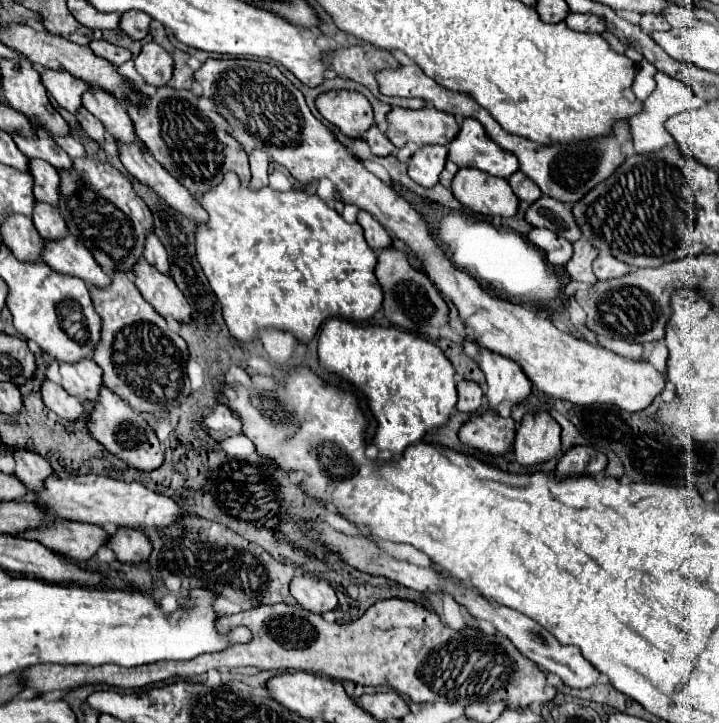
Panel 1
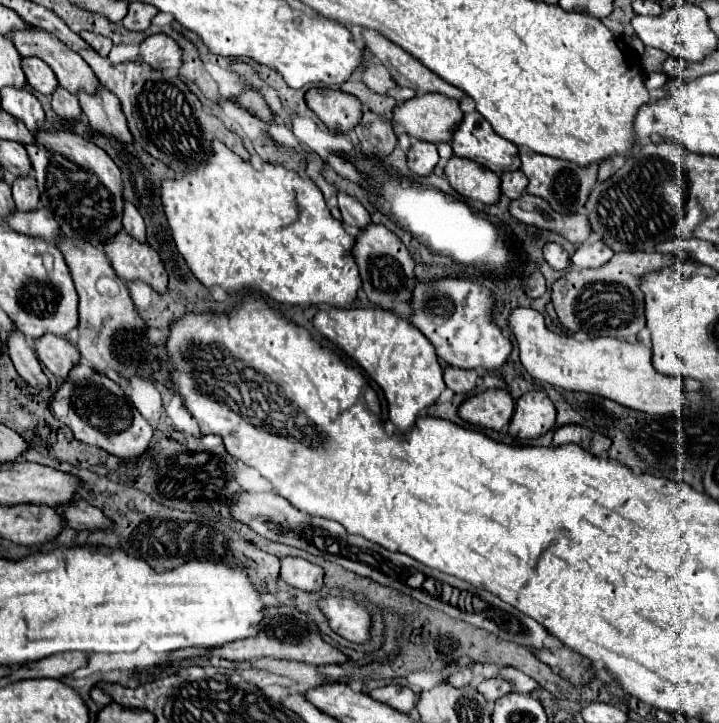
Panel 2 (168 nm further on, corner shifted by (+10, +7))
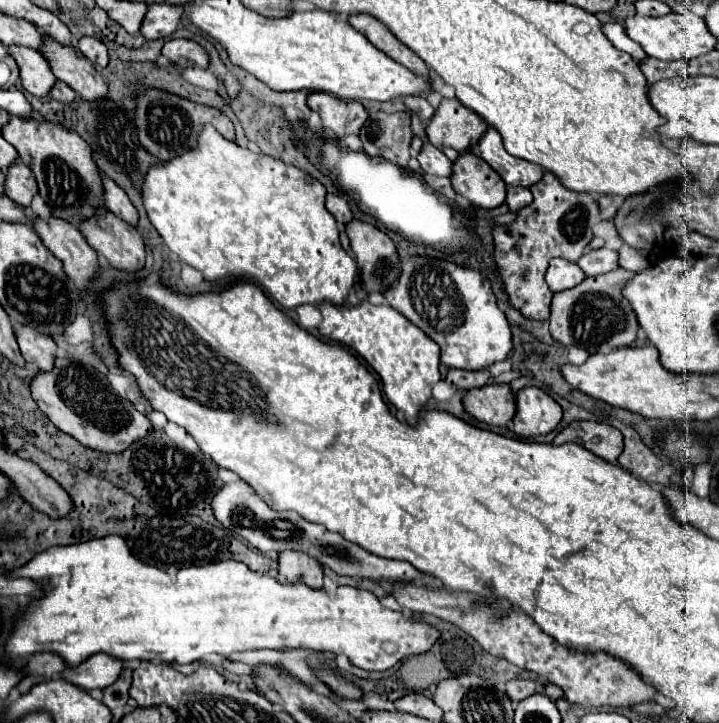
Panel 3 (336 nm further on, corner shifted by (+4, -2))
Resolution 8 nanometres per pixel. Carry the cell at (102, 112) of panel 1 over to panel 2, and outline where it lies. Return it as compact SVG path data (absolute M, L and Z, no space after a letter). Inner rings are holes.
M30 26L26 30L14 30L10 34L10 40L18 48L20 56L38 56L38 58L42 58L52 68L52 72L56 74L62 88L76 94L78 90L94 90L94 86L98 86L98 78L94 76L90 66L74 50L70 50L64 42L60 42L56 36L48 34L46 30L40 30L36 26Z

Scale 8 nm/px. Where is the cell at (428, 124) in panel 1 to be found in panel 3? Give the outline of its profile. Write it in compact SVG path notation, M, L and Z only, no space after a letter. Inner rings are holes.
M442 99L426 125L426 135L438 149L452 147L458 153L468 153L476 149L476 143L486 129L488 123L458 99Z

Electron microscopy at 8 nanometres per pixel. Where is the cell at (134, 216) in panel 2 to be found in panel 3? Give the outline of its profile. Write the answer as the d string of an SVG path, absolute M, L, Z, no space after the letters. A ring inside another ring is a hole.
M104 177L104 191L106 191L106 203L108 203L108 209L124 219L128 225L136 227L138 225L138 211L134 209L134 205L130 203L128 195L108 177Z

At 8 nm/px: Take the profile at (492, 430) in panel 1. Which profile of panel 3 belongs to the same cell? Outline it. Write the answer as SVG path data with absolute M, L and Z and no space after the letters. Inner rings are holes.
M484 385L468 391L462 403L470 417L496 427L506 427L516 413L516 397L508 385Z

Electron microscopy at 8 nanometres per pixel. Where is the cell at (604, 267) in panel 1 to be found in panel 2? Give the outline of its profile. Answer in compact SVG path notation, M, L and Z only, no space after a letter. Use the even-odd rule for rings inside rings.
M598 240L592 244L582 244L572 256L572 264L578 268L598 268L606 264L612 256L614 256L612 248L606 246L602 240Z

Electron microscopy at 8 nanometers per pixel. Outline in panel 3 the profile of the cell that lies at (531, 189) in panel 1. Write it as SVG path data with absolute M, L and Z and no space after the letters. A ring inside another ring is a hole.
M508 187L508 195L506 195L506 203L510 207L510 211L520 211L522 207L526 207L528 203L532 203L532 193L526 187Z

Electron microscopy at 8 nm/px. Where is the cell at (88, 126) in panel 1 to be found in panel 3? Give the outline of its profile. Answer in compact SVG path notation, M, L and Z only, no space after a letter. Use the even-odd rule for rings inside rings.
M56 81L56 85L52 87L52 97L64 105L70 105L74 101L74 91L64 81Z

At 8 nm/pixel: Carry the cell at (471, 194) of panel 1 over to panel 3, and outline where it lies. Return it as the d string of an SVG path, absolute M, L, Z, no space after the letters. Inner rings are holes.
M476 153L460 155L452 167L452 189L482 209L500 207L506 199L506 183Z

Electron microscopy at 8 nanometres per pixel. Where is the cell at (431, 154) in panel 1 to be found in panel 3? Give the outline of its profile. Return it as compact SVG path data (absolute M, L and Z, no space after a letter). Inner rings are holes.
M424 145L418 153L418 161L422 171L434 177L448 177L452 171L452 163L448 161L448 157L434 145Z

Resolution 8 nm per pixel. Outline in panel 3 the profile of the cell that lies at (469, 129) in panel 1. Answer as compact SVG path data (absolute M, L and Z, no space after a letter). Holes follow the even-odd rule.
M488 127L488 131L478 141L478 155L484 157L484 161L500 173L504 183L508 185L520 185L520 187L532 187L542 177L542 167L536 163L528 163L524 159L516 159L504 151L500 133L494 127Z

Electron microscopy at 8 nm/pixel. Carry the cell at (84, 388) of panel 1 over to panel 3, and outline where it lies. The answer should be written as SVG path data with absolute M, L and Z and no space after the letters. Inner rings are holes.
M30 327L16 329L16 337L18 337L20 351L28 363L34 363L40 371L52 371L56 361L56 349L58 349L52 337L32 331Z

